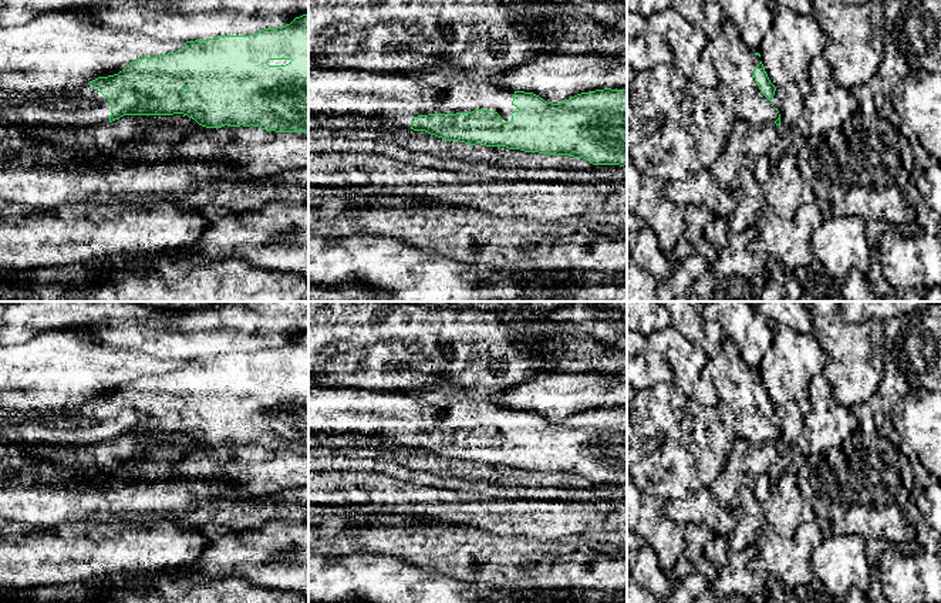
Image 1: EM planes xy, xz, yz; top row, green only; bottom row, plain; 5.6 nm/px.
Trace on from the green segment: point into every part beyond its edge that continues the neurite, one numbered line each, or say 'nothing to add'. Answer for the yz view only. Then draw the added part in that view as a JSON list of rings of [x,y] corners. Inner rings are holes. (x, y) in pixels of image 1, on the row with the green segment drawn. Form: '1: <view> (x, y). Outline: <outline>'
1: yz (734, 63). Outline: [[[724,18],[719,36],[706,43],[704,60],[714,67],[724,104],[736,119],[755,127],[775,124],[779,112],[753,78],[753,68],[760,63],[760,57],[743,44],[729,18]]]

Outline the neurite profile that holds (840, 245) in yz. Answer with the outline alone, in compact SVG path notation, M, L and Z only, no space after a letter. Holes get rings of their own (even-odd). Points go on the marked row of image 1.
M840 215L829 220L823 220L810 238L810 246L814 260L820 262L829 274L843 280L853 269L867 274L873 249L867 245L866 222L859 216Z

